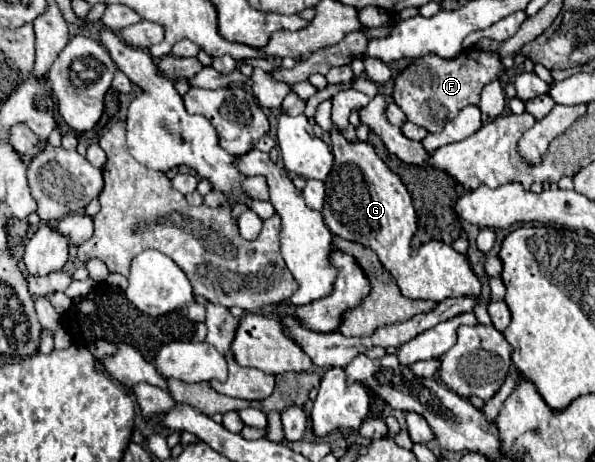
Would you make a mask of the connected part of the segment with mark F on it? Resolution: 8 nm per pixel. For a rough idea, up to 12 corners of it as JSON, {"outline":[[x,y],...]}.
{"outline":[[498,54],[424,56],[394,80],[410,122],[440,132],[502,76]]}

